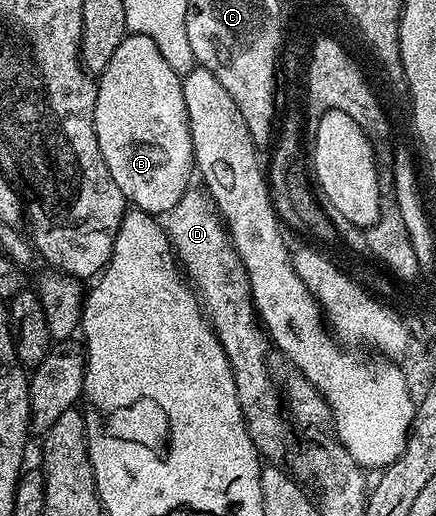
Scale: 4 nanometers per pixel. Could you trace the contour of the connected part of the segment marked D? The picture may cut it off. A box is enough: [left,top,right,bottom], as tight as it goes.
[167,189,287,460]

